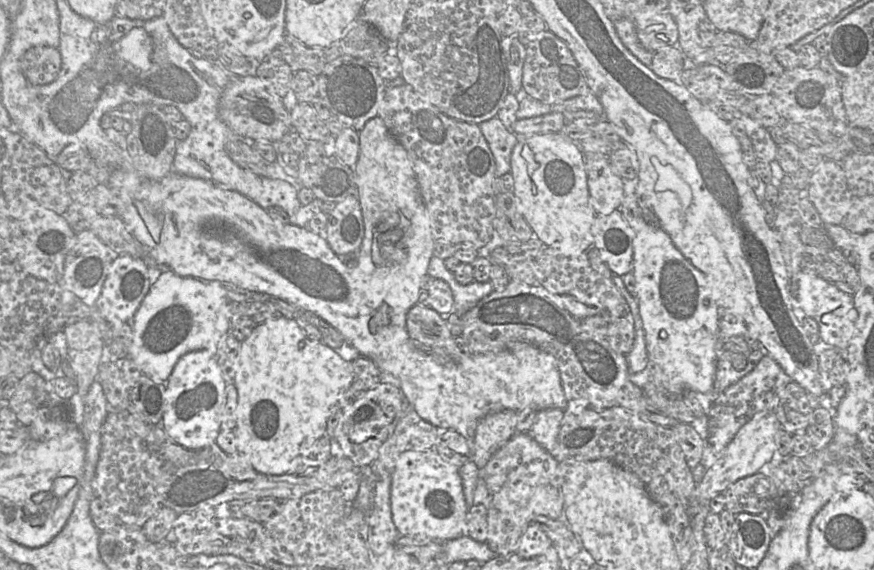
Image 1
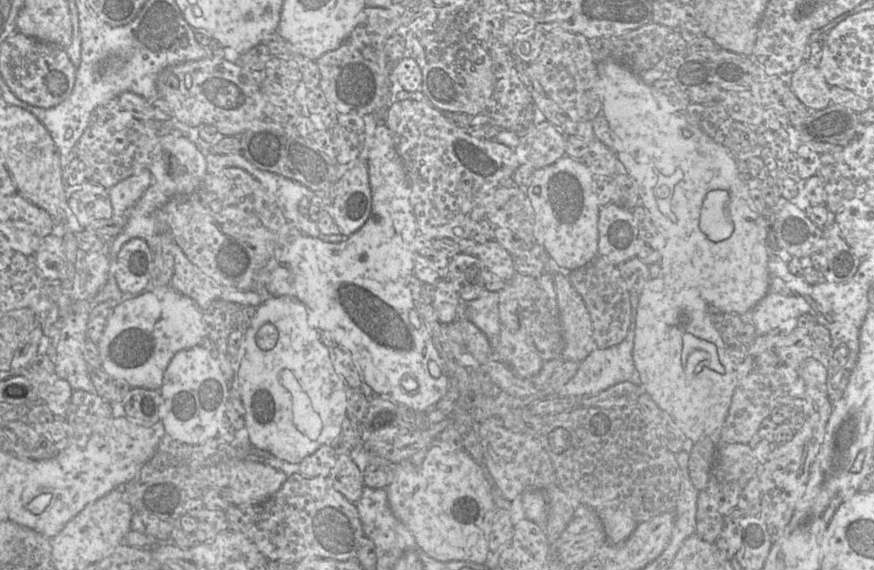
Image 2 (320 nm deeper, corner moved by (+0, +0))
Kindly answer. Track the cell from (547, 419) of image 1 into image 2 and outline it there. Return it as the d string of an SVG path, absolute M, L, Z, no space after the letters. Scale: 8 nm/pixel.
M631 316L631 323L625 339L618 345L606 349L593 350L584 359L576 374L557 392L556 396L563 397L590 397L607 390L608 388L634 378L636 372L633 361L633 347L635 338L636 320Z

